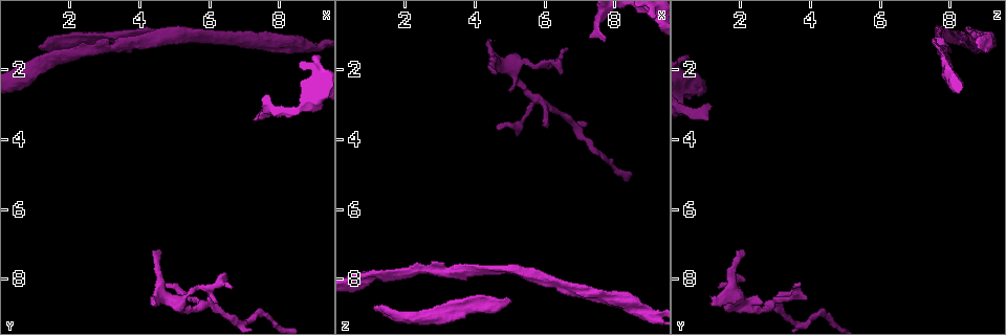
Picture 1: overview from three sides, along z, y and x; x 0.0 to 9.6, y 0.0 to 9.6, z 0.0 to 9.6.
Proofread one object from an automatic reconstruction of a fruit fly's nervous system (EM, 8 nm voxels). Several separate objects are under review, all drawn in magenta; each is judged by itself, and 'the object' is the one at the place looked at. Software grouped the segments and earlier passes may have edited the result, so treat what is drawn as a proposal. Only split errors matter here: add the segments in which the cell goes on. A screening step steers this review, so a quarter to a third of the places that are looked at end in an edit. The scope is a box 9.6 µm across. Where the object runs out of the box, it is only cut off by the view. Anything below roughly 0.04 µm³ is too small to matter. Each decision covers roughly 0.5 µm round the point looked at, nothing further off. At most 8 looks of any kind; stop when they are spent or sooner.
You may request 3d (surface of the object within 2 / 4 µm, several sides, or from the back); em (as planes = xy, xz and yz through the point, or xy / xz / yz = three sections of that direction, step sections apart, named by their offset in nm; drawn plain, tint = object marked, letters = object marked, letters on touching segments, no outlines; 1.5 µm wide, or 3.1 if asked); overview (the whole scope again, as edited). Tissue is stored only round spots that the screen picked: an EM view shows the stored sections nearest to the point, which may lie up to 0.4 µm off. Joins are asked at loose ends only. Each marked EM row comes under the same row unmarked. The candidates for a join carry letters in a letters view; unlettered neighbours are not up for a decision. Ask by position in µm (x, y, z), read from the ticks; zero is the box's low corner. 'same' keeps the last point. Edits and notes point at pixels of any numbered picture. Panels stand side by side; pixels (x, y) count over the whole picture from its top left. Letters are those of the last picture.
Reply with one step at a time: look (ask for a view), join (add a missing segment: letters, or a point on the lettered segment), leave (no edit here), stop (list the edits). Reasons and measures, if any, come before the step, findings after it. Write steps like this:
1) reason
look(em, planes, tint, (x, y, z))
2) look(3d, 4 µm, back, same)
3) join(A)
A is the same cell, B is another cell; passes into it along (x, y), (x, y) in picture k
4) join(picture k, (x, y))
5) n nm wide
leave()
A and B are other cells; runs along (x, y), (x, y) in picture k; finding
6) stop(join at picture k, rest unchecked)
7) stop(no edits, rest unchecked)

branch stops here
look(em, xz, step 4, tint, (4.45, 8.65, 1.20))

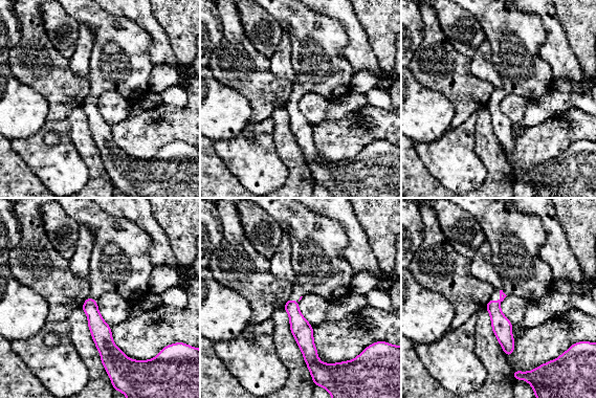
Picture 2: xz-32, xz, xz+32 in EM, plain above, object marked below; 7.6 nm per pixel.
cut it another way
look(em, planes, letters, same)

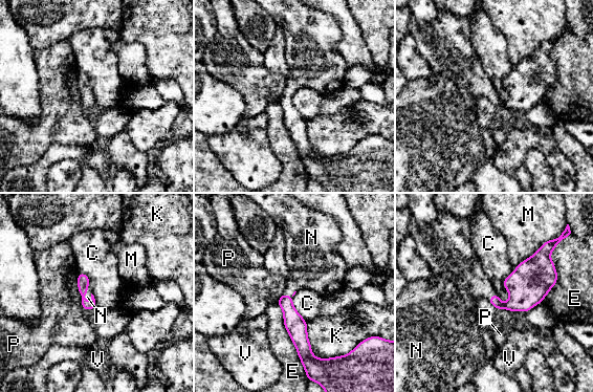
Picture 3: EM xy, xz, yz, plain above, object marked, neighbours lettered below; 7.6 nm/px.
join(N)
N is the same cell, C, E, K, M, P and V are other cells; passes into it along (83, 281), (86, 294), (87, 297) in picture 3; the cell continues

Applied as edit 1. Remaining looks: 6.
an open end
look(em, planes, letters, (4.60, 7.20, 2.05))

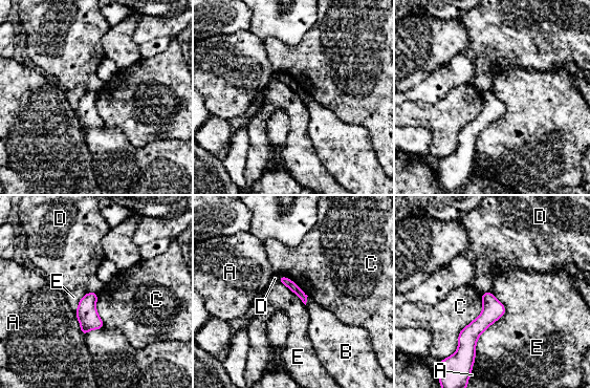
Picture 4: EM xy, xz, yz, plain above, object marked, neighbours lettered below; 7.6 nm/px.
leave()
A, B, C, D and E are other cells; runs along (488, 295), (471, 352) in picture 4; no lettered segment goes on from it

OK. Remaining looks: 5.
free end
look(em, planes, tint, (7.75, 3.00, 1.10))

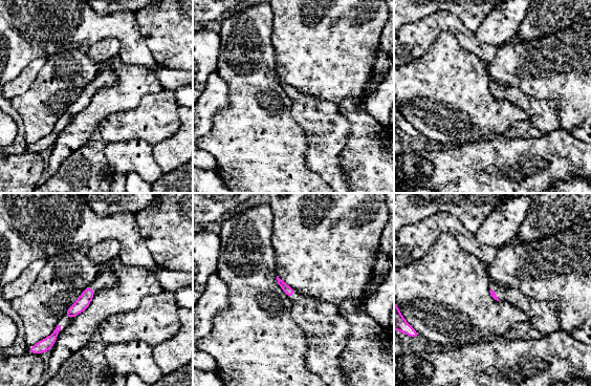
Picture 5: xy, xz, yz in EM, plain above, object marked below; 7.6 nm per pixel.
look(em, planes, letters, same)

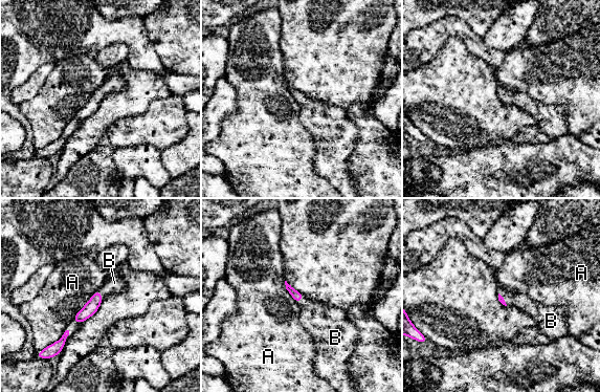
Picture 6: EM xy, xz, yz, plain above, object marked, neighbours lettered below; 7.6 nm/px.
A touches over 300 nm
join(B)
B is the same cell, A is another cell; passes into it along (90, 308), (100, 295), (114, 283) in picture 6; it goes on there

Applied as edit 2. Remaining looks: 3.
stop(join at picture 3, join at picture 6, rest unchecked)

